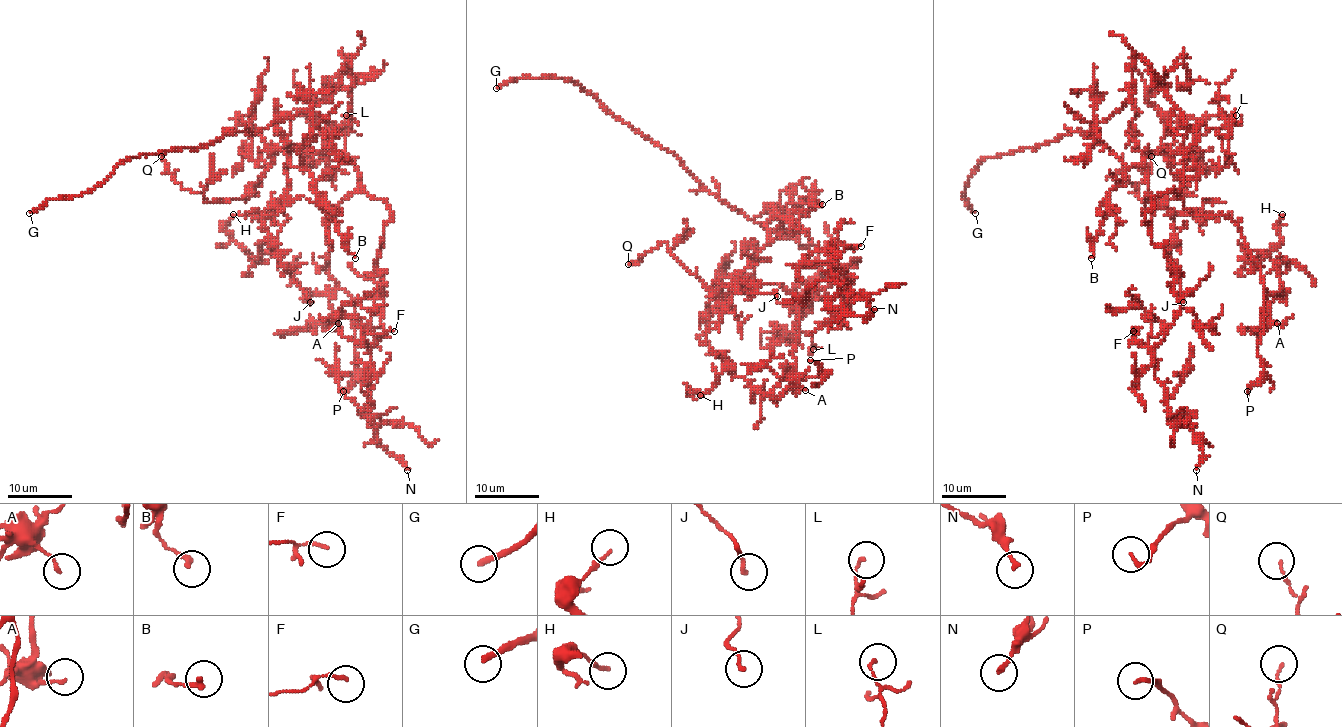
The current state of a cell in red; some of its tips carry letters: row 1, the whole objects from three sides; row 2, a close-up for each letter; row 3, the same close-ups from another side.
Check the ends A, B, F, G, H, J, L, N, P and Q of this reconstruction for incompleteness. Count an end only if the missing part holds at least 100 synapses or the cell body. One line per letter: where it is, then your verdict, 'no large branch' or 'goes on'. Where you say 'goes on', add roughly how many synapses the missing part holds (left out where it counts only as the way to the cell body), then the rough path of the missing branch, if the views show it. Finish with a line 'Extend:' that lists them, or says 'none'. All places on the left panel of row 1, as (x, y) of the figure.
A: (338, 323) | no large branch
B: (355, 258) | no large branch
F: (394, 331) | no large branch
G: (29, 213) | goes on
H: (233, 214) | no large branch
J: (310, 302) | no large branch
L: (346, 115) | no large branch
N: (407, 470) | no large branch
P: (343, 391) | no large branch
Q: (161, 156) | no large branch
Extend: G

